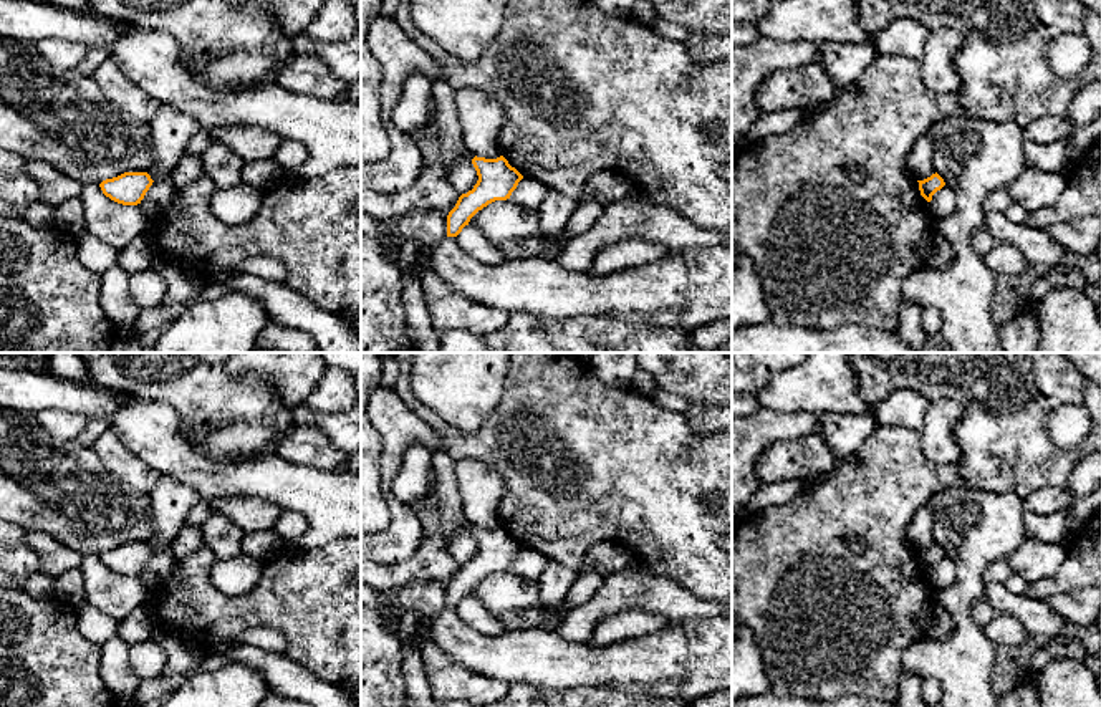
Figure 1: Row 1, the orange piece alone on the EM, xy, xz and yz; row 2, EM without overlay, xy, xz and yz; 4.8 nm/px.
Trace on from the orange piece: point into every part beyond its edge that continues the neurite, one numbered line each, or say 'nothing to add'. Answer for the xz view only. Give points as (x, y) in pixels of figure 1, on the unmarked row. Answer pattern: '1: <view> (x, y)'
1: xz (691, 658)

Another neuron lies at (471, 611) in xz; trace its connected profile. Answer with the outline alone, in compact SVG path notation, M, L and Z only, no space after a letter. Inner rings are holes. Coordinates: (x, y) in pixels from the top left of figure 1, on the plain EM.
M465 596L462 599L462 603L457 606L457 613L465 624L483 636L498 636L505 632L500 621L493 619L472 596Z

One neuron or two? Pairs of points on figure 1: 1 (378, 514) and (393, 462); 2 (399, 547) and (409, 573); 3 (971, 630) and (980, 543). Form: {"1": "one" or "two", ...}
{"1": "two", "2": "two", "3": "one"}

